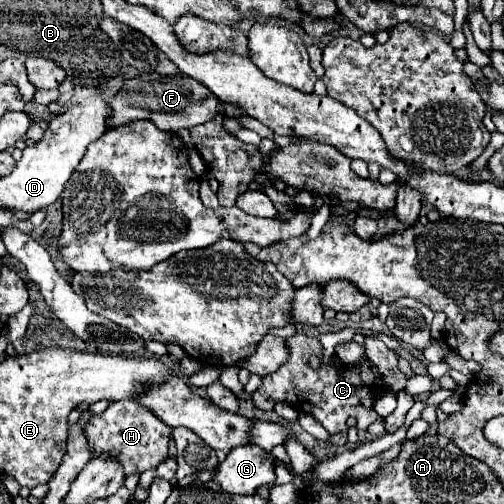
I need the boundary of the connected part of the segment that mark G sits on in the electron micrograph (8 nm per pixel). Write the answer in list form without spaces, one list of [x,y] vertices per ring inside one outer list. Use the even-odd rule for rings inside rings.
[[[240,446],[230,450],[228,458],[218,466],[214,480],[228,494],[256,494],[260,486],[276,484],[276,458],[258,446]]]

